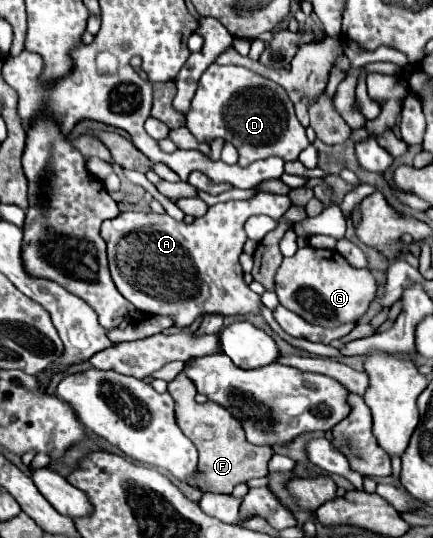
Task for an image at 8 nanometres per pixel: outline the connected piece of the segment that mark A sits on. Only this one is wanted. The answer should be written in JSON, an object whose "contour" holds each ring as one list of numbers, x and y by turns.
{"contour":[[258,193,246,201,226,201,212,205,206,215,196,217,192,223,174,221,170,215,142,213,142,211,126,211,114,219,108,219,100,227,100,235,108,245,108,267,112,281,122,297,126,297,136,309,152,315,168,315,176,321,176,327,188,327,198,315,206,313,222,313,222,315,246,315,260,313,260,295,252,293,250,287,242,279,240,253,246,243,244,223,252,215,268,215,272,219,280,219,288,207,290,197]]}

